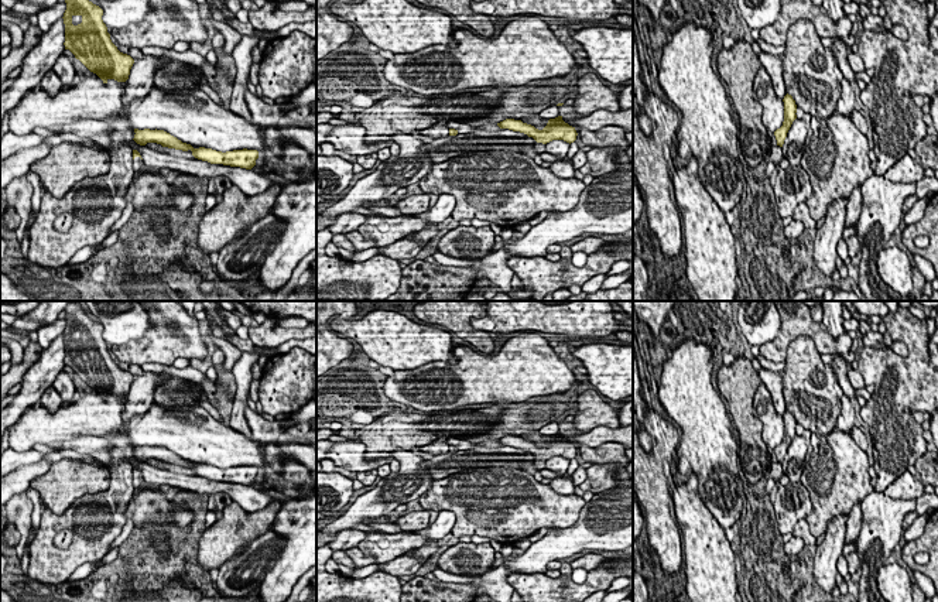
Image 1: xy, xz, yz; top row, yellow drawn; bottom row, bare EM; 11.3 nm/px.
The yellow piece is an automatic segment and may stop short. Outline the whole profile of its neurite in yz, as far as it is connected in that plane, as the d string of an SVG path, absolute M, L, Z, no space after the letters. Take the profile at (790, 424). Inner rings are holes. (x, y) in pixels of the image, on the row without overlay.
M785 411L784 415L784 438L780 445L774 448L777 462L783 464L784 456L787 454L787 449L792 441L792 438L797 435L797 421L791 411Z

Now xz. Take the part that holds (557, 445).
M562 432L550 435L547 442L542 447L535 445L531 441L523 439L521 437L506 435L497 439L500 445L509 445L513 448L520 448L533 454L537 459L547 461L552 456L564 456L566 459L574 459L576 456L575 444L569 442L562 437Z

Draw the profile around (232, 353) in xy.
M209 331L208 338L225 353L223 369L232 370L234 363L240 359L242 350L233 346L229 341L216 338L212 331Z

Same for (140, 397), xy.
M144 372L134 377L123 410L123 420L129 423L133 415L147 413L154 401L155 390L171 379L172 376L167 372Z

